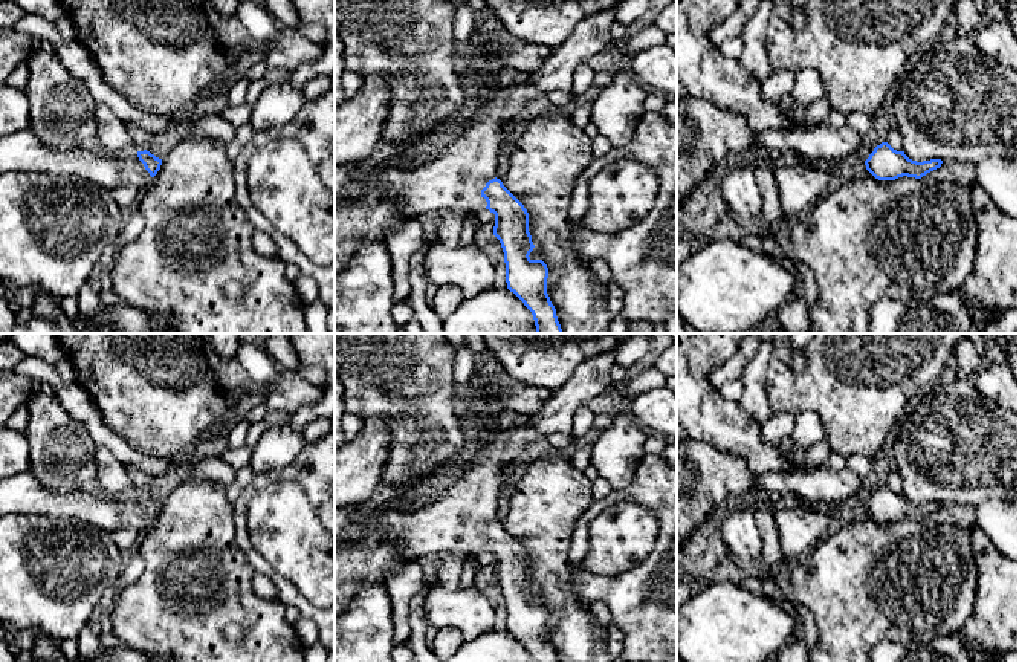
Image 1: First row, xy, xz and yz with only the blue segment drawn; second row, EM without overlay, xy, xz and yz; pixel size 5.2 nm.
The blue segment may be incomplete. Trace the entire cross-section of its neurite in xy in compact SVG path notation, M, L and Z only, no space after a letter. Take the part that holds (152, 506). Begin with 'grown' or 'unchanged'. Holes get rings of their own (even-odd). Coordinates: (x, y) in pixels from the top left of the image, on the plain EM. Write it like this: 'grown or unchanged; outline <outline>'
grown; outline M29 471L0 480L0 517L24 514L73 518L112 534L121 527L148 529L160 508L162 501L147 492L122 497L81 491L57 494Z

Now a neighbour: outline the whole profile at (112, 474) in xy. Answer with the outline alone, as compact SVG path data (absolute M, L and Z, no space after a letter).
M96 446L96 477L101 492L110 497L128 495L134 491L125 463L118 460L105 446Z

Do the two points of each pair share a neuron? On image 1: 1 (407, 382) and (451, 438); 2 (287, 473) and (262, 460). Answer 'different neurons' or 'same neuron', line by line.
1: same neuron
2: different neurons

